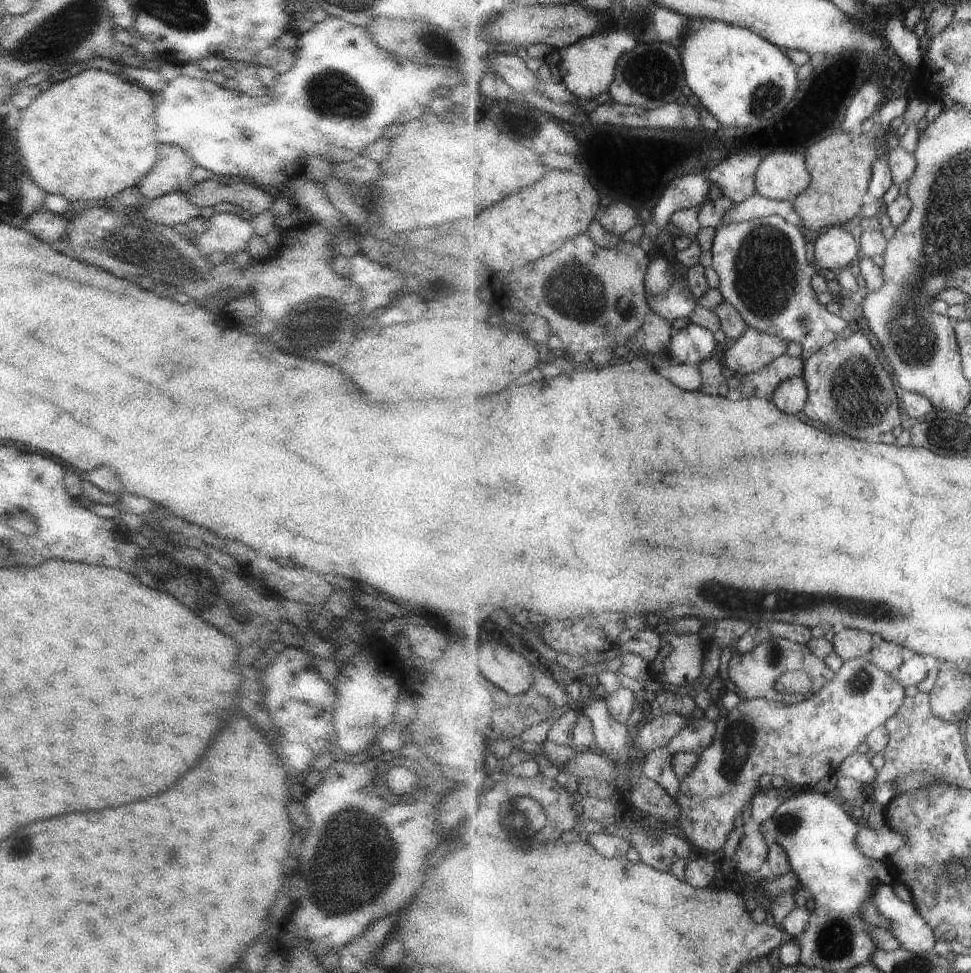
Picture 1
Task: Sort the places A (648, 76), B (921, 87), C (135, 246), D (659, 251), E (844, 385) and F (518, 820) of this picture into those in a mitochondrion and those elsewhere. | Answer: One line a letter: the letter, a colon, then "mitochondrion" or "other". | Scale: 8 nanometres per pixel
A: mitochondrion
B: other
C: mitochondrion
D: other
E: mitochondrion
F: mitochondrion

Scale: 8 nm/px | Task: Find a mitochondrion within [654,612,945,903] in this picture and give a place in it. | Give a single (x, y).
(739, 737)

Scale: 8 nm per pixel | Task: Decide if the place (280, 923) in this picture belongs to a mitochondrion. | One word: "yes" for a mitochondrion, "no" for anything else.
no

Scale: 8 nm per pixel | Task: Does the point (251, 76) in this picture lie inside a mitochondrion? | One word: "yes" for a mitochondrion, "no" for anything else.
no

